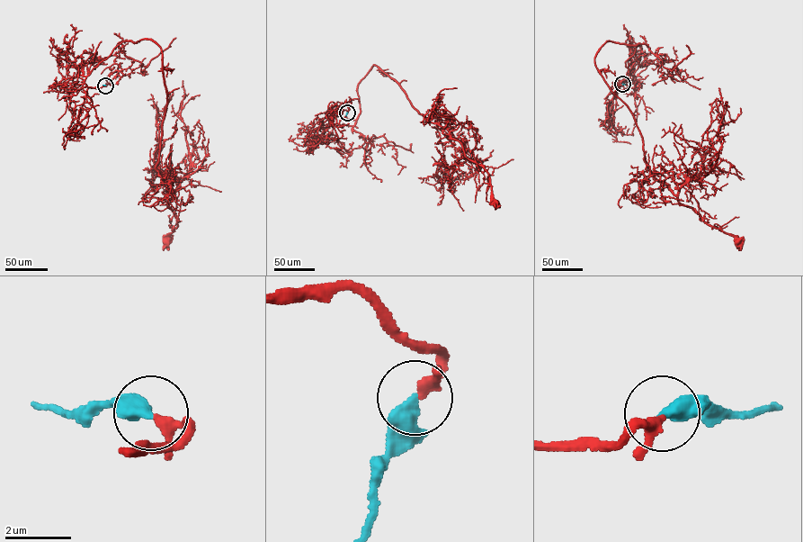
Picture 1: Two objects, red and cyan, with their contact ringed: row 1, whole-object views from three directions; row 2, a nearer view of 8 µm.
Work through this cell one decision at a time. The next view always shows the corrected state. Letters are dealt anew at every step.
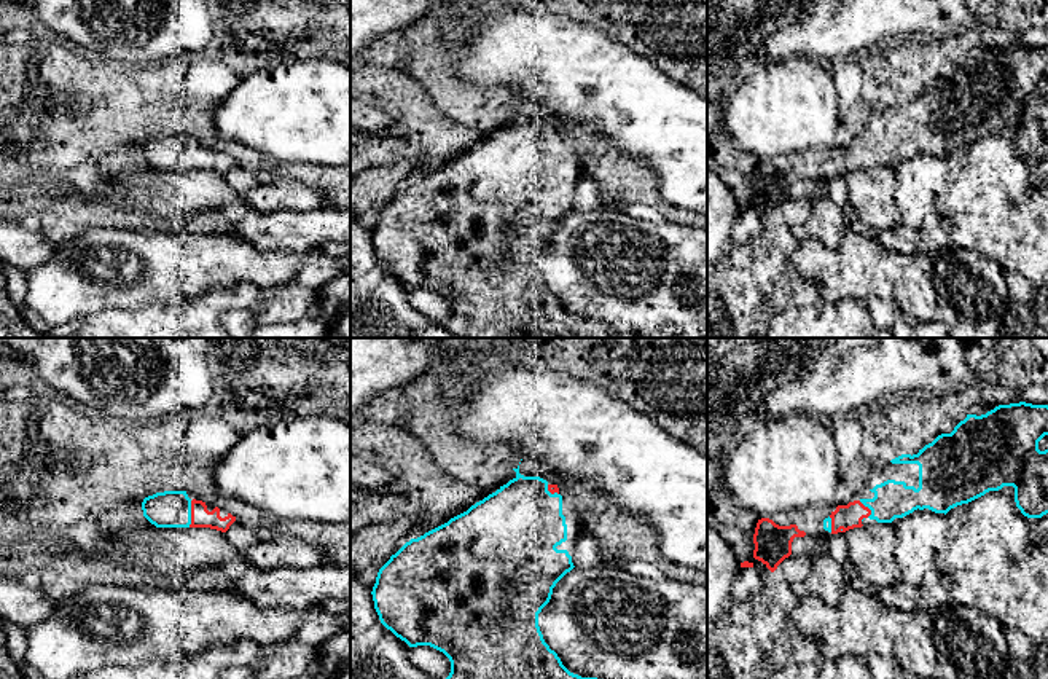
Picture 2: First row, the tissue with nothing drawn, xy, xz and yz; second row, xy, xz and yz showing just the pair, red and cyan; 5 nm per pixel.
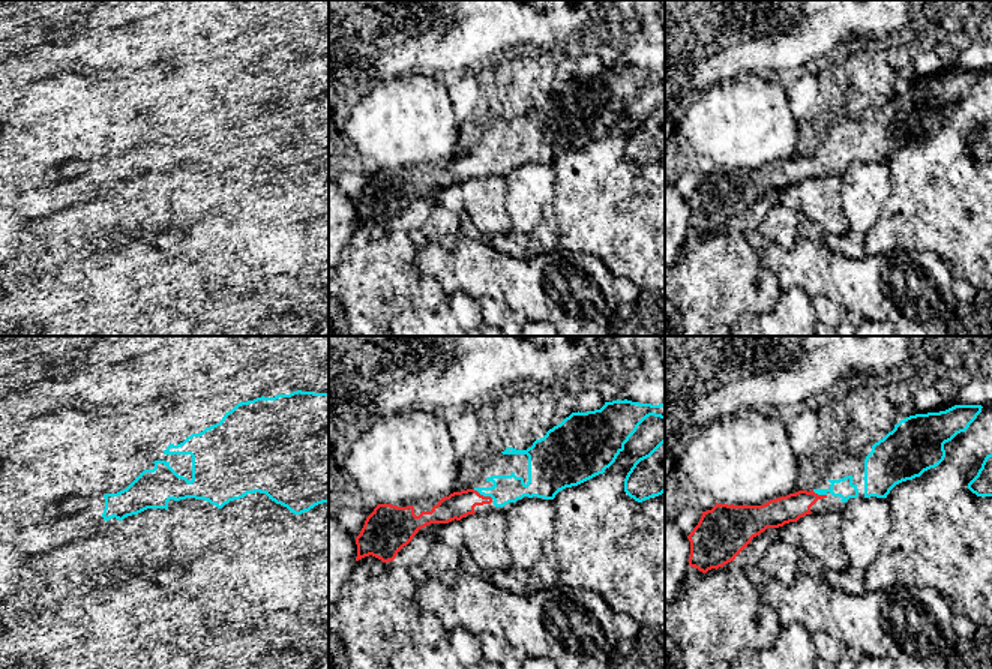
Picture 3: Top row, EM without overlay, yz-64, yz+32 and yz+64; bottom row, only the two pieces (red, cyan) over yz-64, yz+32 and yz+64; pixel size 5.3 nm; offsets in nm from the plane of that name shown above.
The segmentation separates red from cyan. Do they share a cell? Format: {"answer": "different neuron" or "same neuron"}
{"answer": "same neuron"}

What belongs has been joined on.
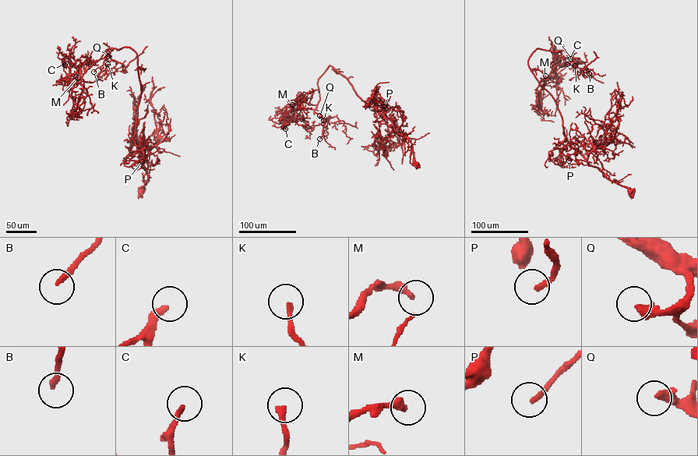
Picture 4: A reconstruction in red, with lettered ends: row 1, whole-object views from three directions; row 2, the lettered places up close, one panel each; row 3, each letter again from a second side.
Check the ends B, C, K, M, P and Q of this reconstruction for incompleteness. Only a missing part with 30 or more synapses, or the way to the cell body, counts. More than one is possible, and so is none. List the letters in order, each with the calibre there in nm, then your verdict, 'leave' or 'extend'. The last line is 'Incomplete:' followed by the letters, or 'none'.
B: 220 nm | leave
C: 240 nm | extend
K: 220 nm | leave
M: 300 nm | leave
P: 190 nm | extend
Q: 380 nm | extend
Incomplete: C, P, Q

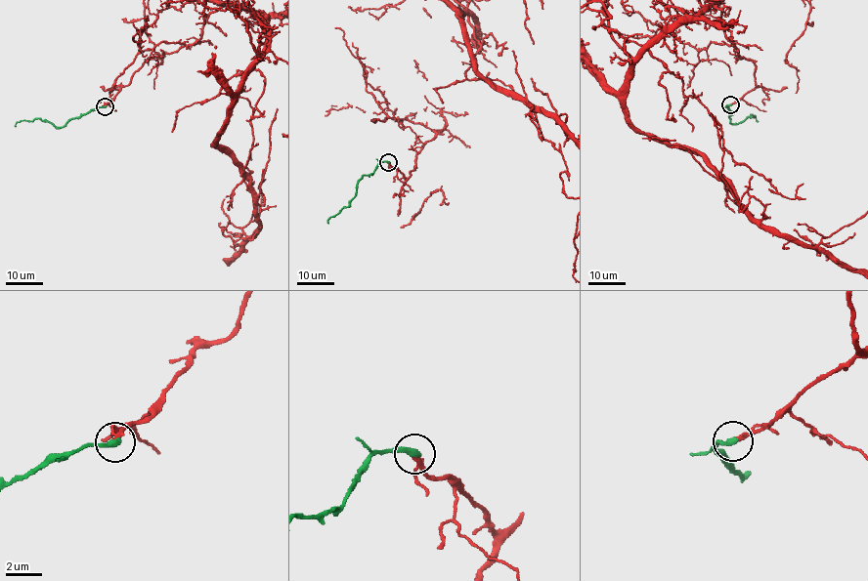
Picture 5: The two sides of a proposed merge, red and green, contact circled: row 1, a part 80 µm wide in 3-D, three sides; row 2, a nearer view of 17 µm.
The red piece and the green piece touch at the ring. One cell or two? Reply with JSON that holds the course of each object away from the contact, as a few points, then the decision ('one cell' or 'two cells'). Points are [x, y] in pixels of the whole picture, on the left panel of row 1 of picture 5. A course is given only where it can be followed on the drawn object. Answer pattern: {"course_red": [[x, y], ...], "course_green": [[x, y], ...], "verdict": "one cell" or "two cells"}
{"course_red": [[104, 106], [147, 60], [199, 39], [221, 4], [263, 15], [264, 53], [214, 140], [260, 225]], "course_green": [[105, 106], [71, 118], [60, 128], [38, 118], [21, 120], [15, 126]], "verdict": "one cell"}

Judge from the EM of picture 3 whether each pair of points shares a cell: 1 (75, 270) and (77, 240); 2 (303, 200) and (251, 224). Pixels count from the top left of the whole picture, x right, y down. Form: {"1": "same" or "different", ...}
{"1": "different", "2": "same"}

